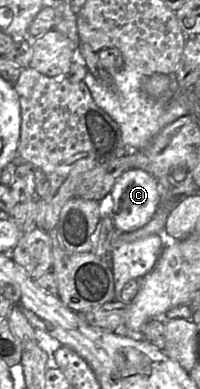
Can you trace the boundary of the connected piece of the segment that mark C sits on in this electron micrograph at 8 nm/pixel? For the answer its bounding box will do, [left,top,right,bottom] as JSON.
[111,168,162,232]

